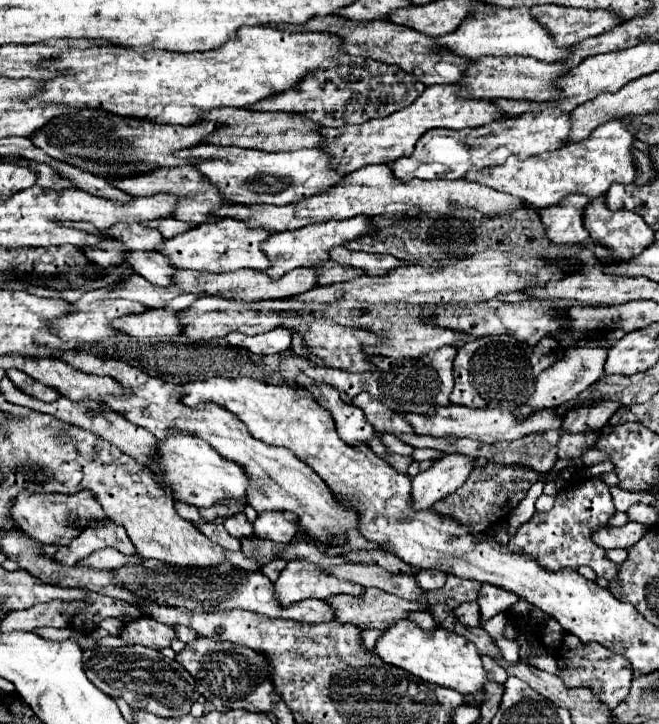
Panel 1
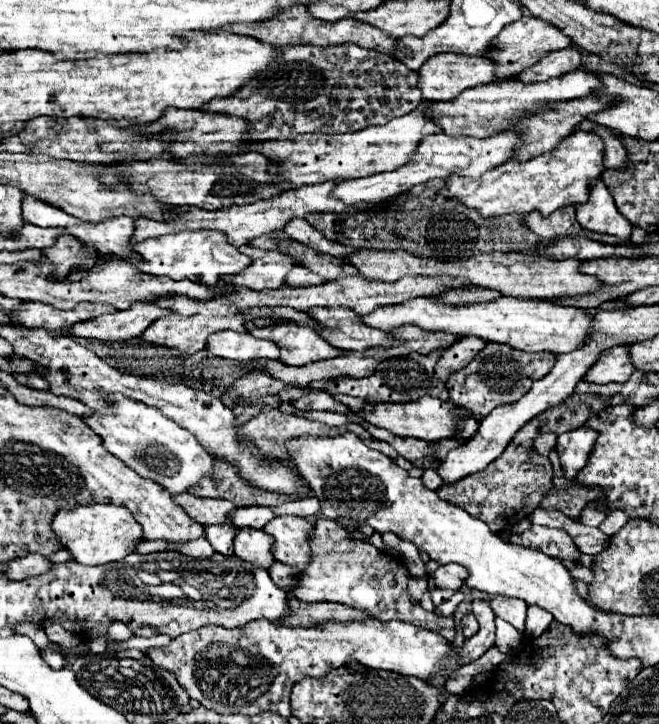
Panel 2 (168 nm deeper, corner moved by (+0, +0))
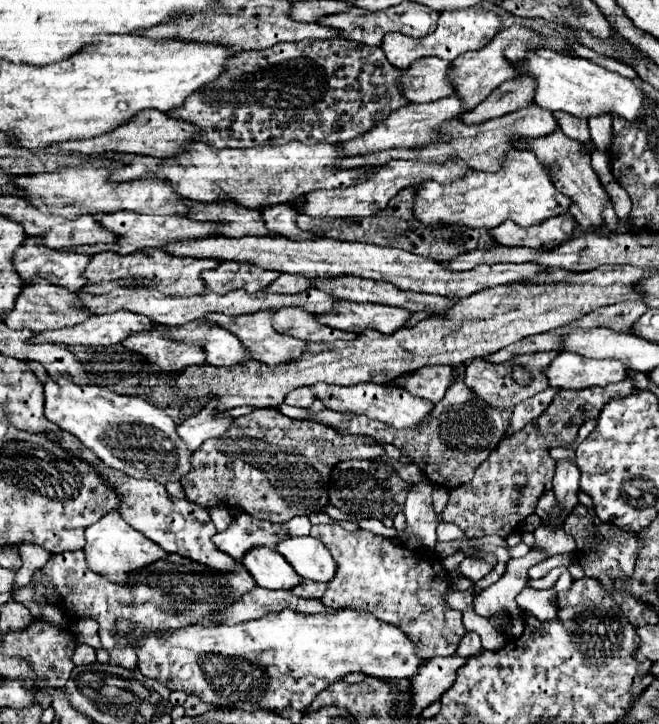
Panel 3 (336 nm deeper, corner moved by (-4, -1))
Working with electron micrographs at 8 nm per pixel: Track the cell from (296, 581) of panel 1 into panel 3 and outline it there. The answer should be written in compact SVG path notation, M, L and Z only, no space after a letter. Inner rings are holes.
M317 524L311 528L311 534L313 532L321 538L337 562L337 572L333 580L327 582L327 590L321 598L325 606L353 608L387 624L399 626L421 646L425 660L455 654L465 634L465 626L461 622L461 614L451 610L443 600L443 594L449 588L449 574L435 552L425 548L411 552L395 538L389 540L367 530L347 532L339 524Z

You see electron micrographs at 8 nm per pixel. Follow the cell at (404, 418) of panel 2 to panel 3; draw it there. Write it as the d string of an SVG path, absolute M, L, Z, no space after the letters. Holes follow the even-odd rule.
M317 384L315 394L319 400L325 402L327 408L337 410L337 412L353 412L353 414L365 414L371 420L379 420L387 426L393 428L417 428L429 412L433 410L433 402L425 398L417 398L409 394L407 390L389 390L387 386L379 384L357 384L357 386L327 386L327 384Z

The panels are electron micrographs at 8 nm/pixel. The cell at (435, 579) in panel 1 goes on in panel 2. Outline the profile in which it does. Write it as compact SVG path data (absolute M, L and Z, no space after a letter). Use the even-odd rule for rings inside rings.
M449 563L449 565L441 565L437 571L435 571L435 587L441 587L441 589L461 589L461 585L465 583L465 567L461 565L455 565L455 563Z

